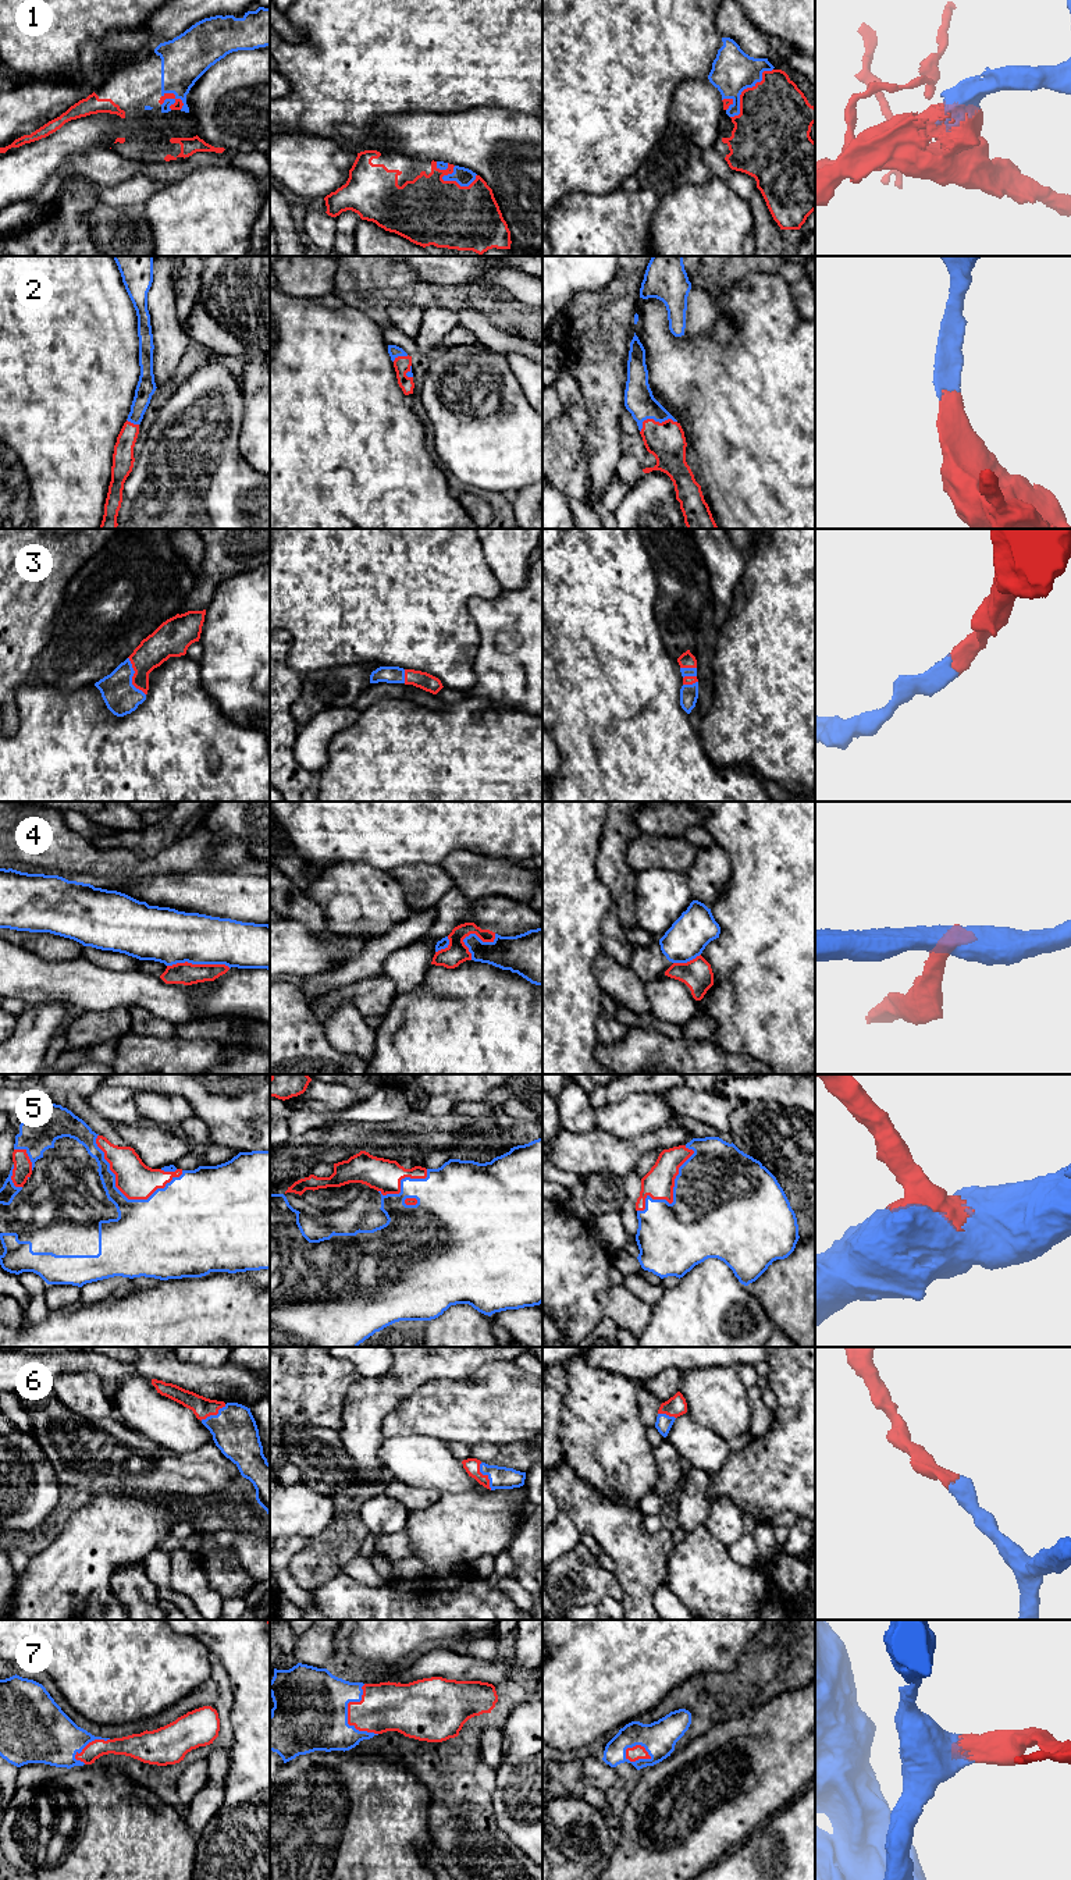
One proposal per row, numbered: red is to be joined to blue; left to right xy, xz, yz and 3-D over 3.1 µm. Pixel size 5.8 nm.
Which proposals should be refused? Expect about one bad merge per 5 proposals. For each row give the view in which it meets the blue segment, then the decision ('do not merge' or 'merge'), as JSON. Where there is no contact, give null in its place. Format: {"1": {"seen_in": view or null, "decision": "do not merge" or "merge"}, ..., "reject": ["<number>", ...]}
{"1": {"seen_in": "yz", "decision": "do not merge"}, "2": {"seen_in": "yz", "decision": "merge"}, "3": {"seen_in": "xy", "decision": "merge"}, "4": {"seen_in": "xy", "decision": "do not merge"}, "5": {"seen_in": "xy", "decision": "merge"}, "6": {"seen_in": "xz", "decision": "merge"}, "7": {"seen_in": "xz", "decision": "merge"}, "reject": ["1", "4"]}

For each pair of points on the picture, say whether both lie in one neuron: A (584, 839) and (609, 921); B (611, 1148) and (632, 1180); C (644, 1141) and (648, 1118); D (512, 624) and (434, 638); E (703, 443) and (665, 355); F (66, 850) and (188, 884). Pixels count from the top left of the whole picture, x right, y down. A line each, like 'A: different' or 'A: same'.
A: different
B: different
C: different
D: different
E: same
F: different

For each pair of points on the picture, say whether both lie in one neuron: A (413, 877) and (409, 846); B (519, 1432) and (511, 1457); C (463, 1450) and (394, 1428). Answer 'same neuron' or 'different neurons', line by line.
A: different neurons
B: different neurons
C: different neurons

